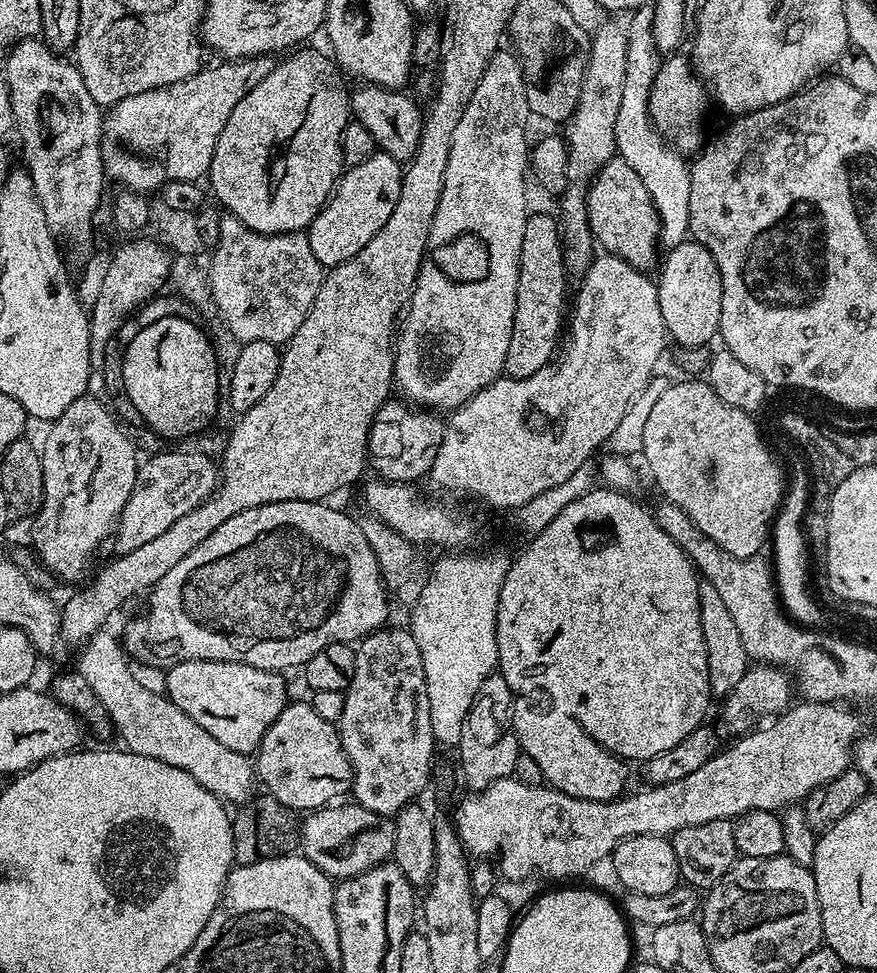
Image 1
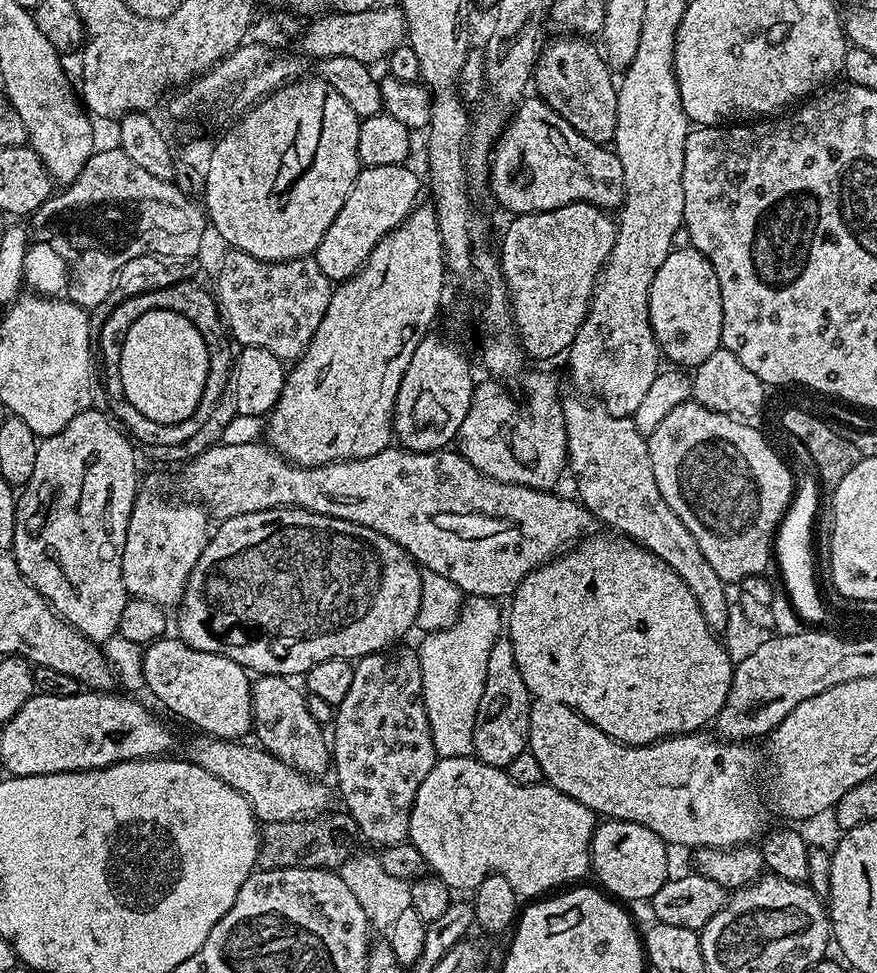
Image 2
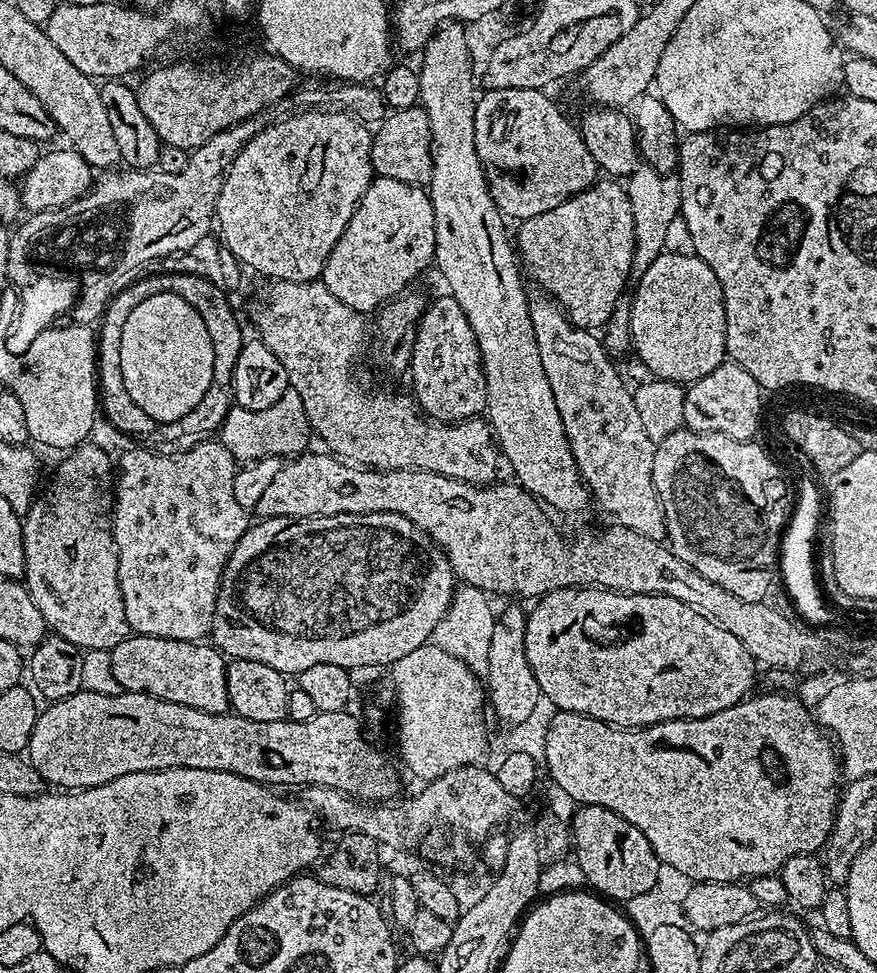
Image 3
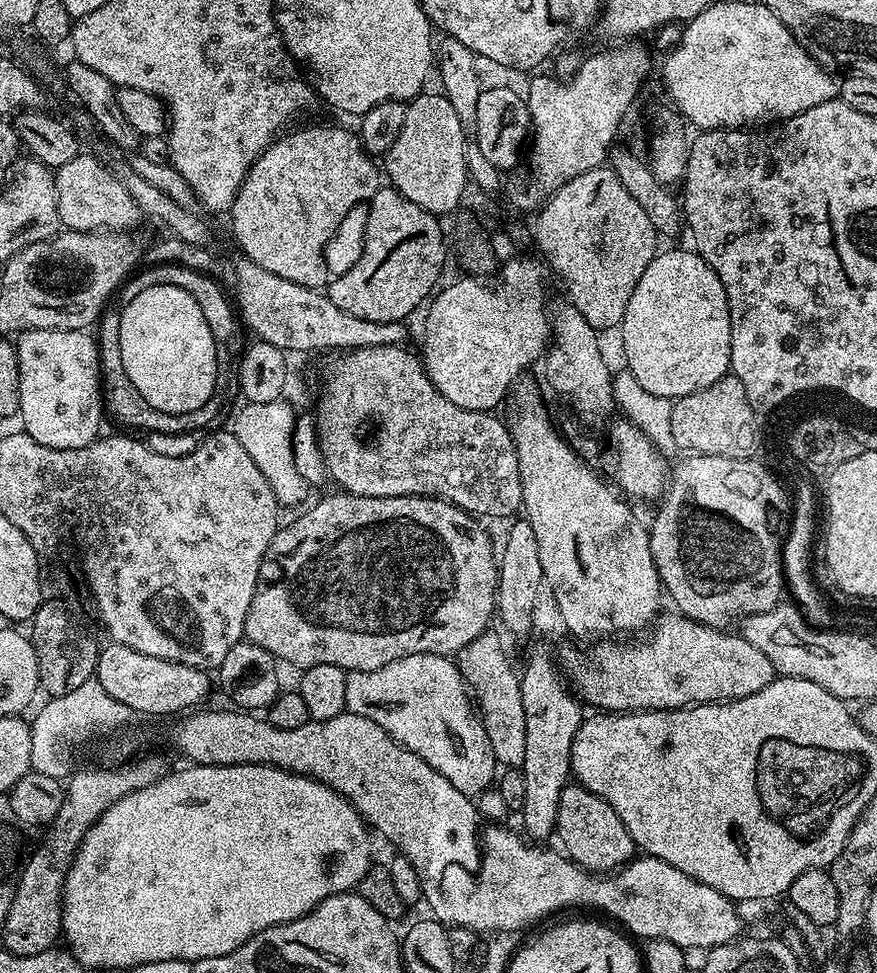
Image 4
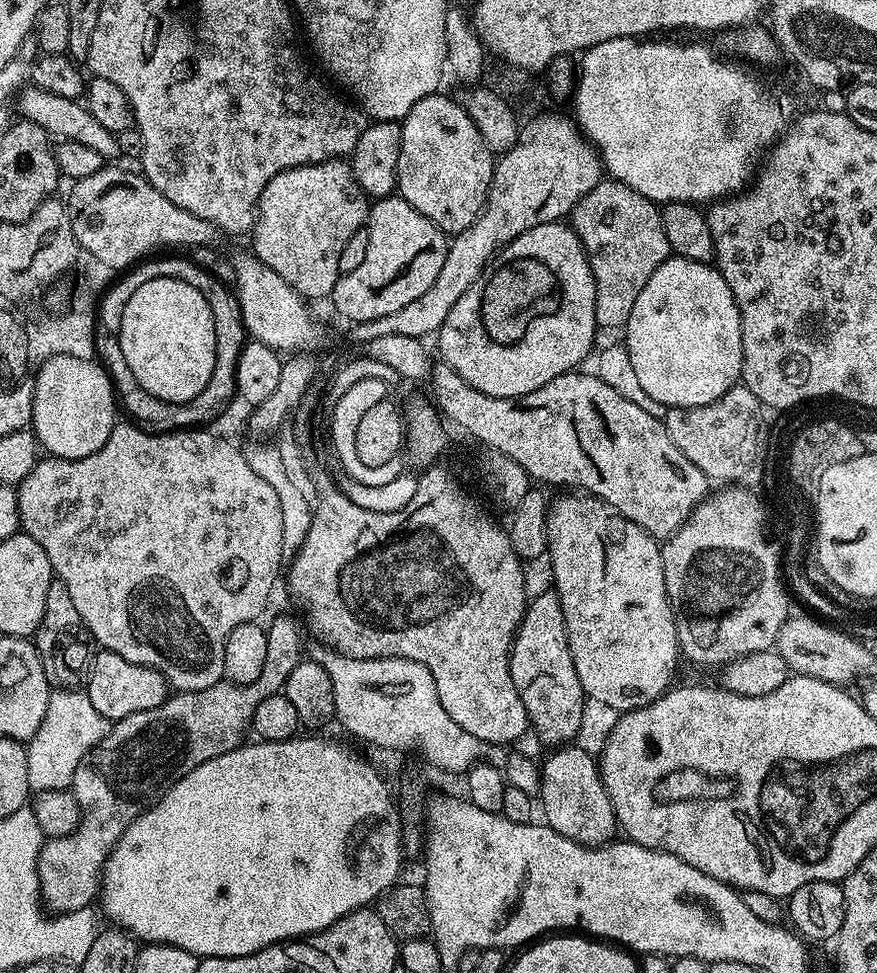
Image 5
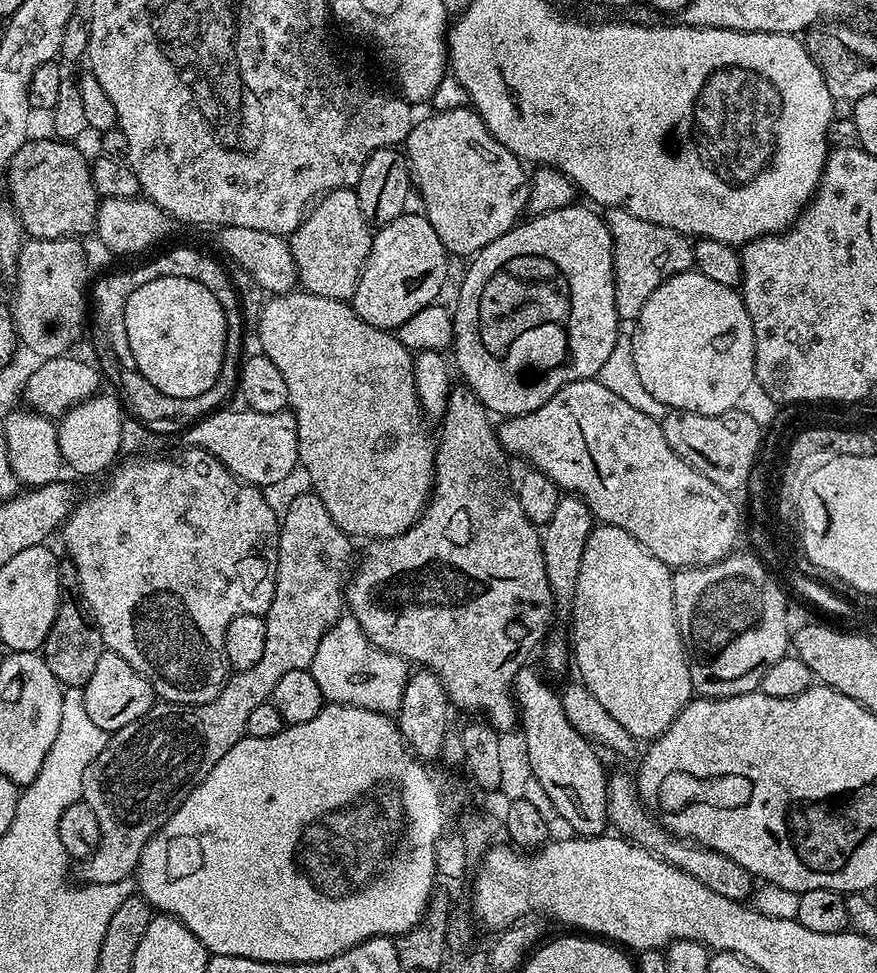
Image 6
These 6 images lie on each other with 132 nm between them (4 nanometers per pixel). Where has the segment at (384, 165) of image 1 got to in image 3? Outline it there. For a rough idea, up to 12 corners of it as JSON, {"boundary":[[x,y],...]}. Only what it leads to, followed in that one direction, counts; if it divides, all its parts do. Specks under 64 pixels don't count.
{"boundary":[[376,176],[330,250],[334,298],[372,314],[435,255],[418,184]]}

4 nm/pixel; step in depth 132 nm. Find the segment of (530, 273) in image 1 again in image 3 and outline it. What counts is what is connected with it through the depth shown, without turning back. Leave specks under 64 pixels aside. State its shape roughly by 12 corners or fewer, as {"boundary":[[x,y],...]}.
{"boundary":[[625,185],[519,221],[533,281],[573,324],[603,329],[633,275]]}

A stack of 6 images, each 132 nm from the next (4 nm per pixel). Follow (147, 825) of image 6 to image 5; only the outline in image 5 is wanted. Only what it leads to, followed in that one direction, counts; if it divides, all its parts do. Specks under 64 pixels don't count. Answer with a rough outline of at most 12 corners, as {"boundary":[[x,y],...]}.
{"boundary":[[278,617],[254,682],[115,721],[74,770],[80,825],[45,839],[49,913],[89,907],[124,831],[245,743],[302,659]]}

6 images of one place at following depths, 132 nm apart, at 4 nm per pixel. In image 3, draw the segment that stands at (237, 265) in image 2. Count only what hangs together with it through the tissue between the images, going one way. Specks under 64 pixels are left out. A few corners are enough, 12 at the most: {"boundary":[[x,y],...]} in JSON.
{"boundary":[[323,279],[252,300],[311,431],[357,466],[491,484],[484,418],[360,384],[365,313]]}

